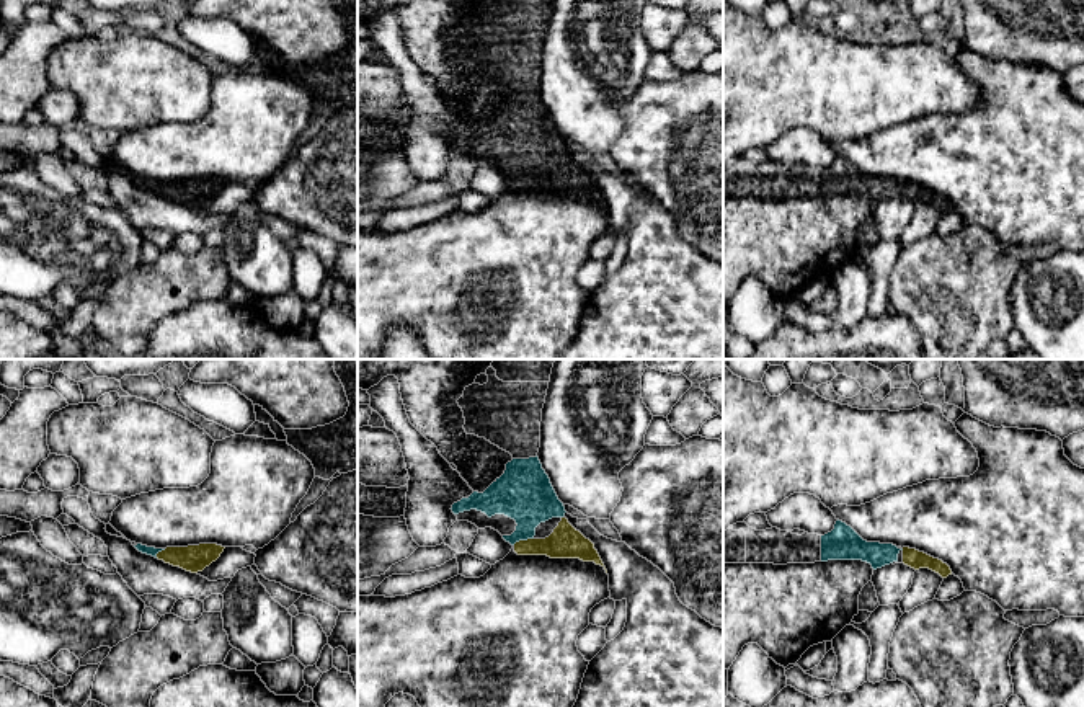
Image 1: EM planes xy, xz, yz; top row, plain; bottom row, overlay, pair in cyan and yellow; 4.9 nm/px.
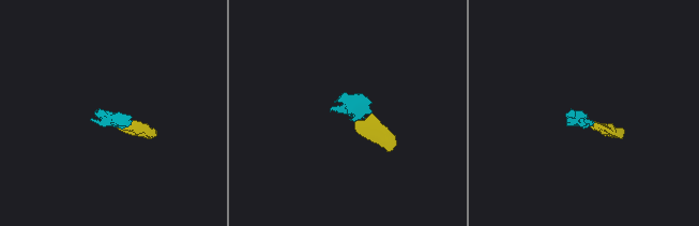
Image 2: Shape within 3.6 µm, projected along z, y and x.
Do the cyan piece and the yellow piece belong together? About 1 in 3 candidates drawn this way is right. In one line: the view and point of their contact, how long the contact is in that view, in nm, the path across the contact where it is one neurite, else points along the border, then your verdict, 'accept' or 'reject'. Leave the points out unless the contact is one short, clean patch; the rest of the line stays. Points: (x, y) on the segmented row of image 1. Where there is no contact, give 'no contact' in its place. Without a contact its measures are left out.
meets cyan in xz at (523, 539); contact 110 nm long; runs through xz (524, 493), (523, 539), (529, 546), (565, 542); accept

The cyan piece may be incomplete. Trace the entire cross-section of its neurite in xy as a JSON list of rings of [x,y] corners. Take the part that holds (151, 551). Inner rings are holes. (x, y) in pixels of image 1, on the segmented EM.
[[[142,544],[134,545],[139,552],[152,555],[165,563],[180,567],[186,571],[198,573],[215,562],[225,547],[217,544],[199,544],[188,547],[155,549]]]

